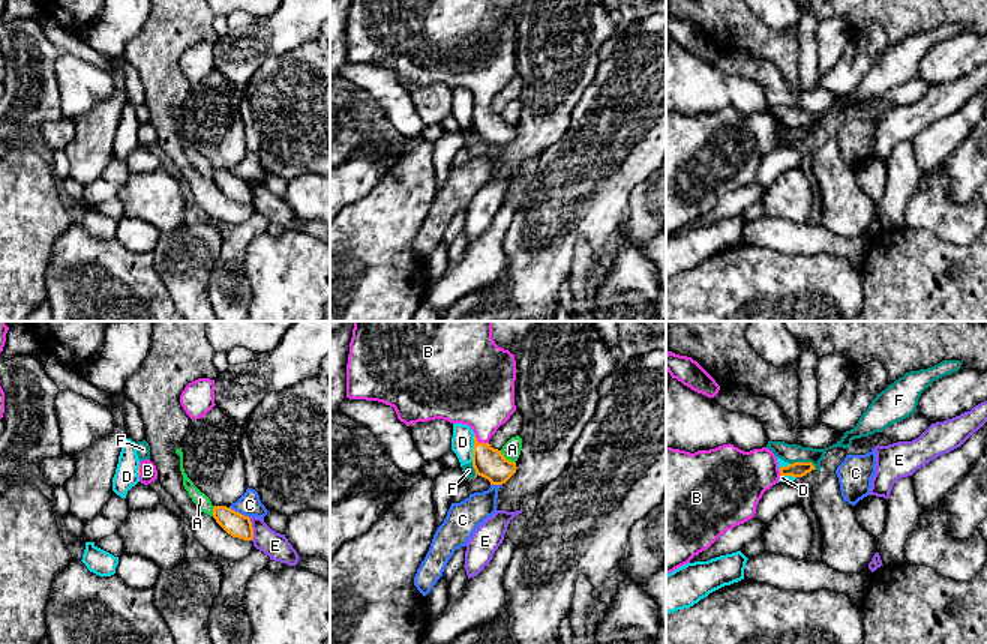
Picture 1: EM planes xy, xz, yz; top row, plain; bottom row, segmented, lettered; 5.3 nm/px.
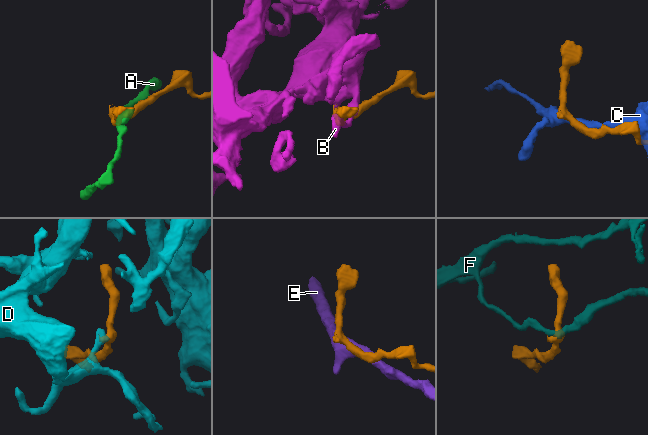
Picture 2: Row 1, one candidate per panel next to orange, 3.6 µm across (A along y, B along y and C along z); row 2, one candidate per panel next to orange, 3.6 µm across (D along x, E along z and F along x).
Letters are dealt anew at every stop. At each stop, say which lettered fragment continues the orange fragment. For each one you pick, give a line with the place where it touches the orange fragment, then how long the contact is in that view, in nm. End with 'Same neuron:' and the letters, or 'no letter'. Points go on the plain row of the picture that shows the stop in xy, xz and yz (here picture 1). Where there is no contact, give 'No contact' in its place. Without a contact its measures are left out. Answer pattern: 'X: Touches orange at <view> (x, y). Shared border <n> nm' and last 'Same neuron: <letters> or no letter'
B: Touches orange at xz (480, 107). Shared border 90 nm
Same neuron: B

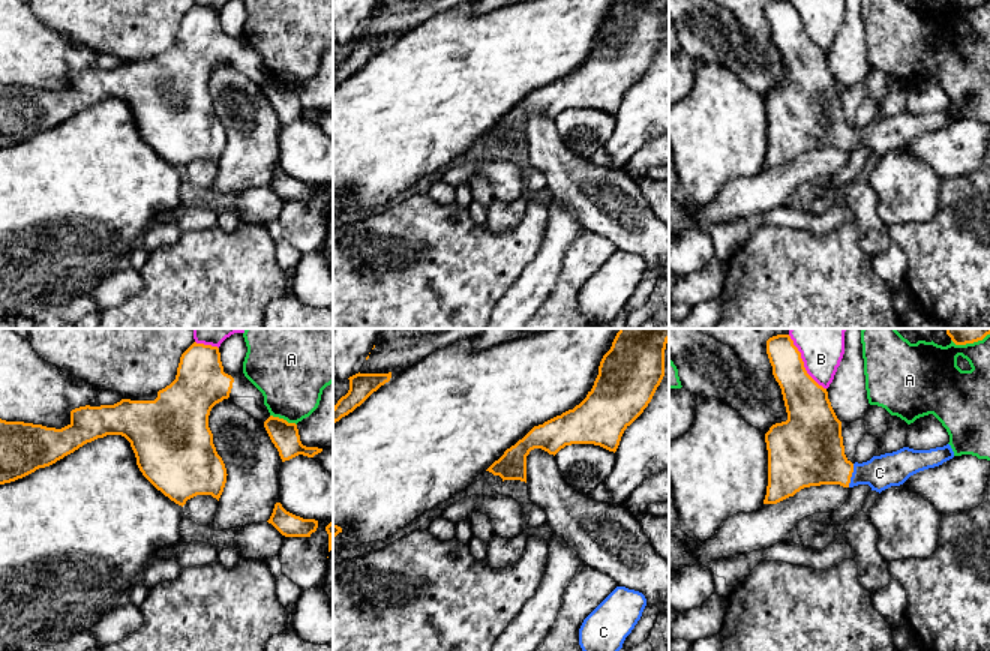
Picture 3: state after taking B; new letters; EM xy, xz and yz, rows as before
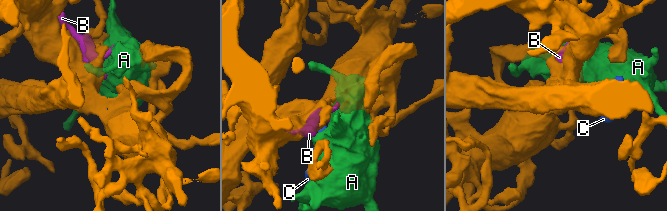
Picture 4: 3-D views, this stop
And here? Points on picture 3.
C: Touches orange at yz (851, 140). Shared border 130 nm
Same neuron: C

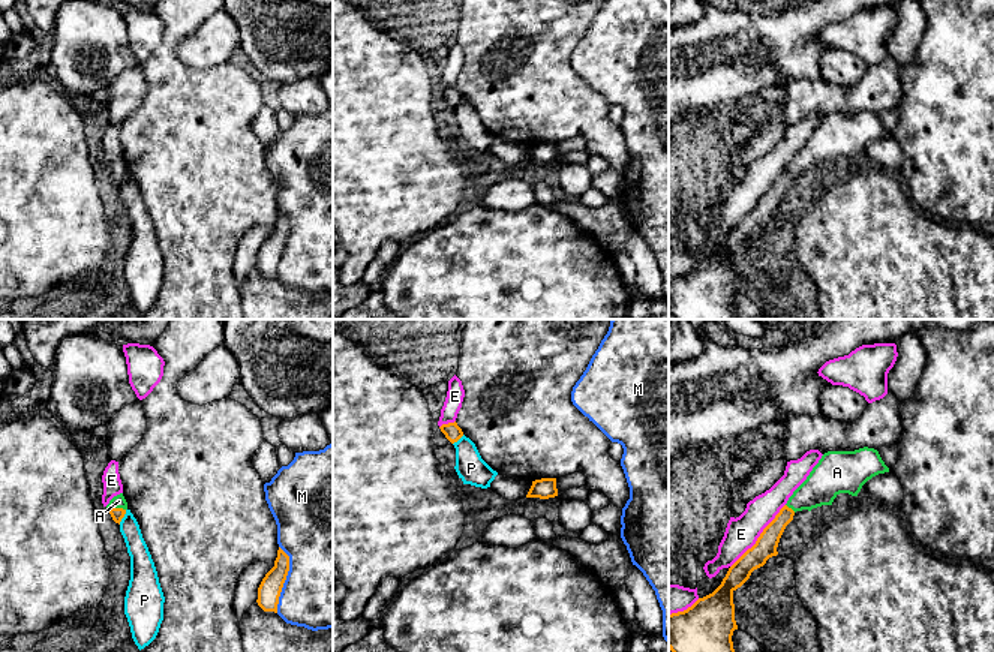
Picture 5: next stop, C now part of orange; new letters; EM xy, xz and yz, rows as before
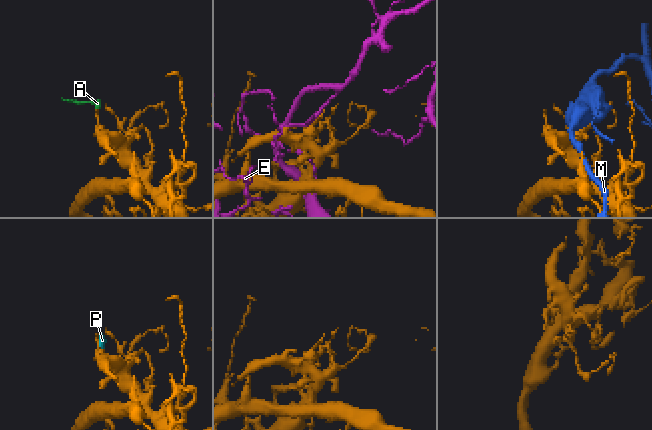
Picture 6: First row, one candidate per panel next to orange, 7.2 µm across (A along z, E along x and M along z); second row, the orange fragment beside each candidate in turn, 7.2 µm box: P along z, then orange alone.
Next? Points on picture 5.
A: Touches orange at xy (116, 173). Shared border 110 nm
Same neuron: A

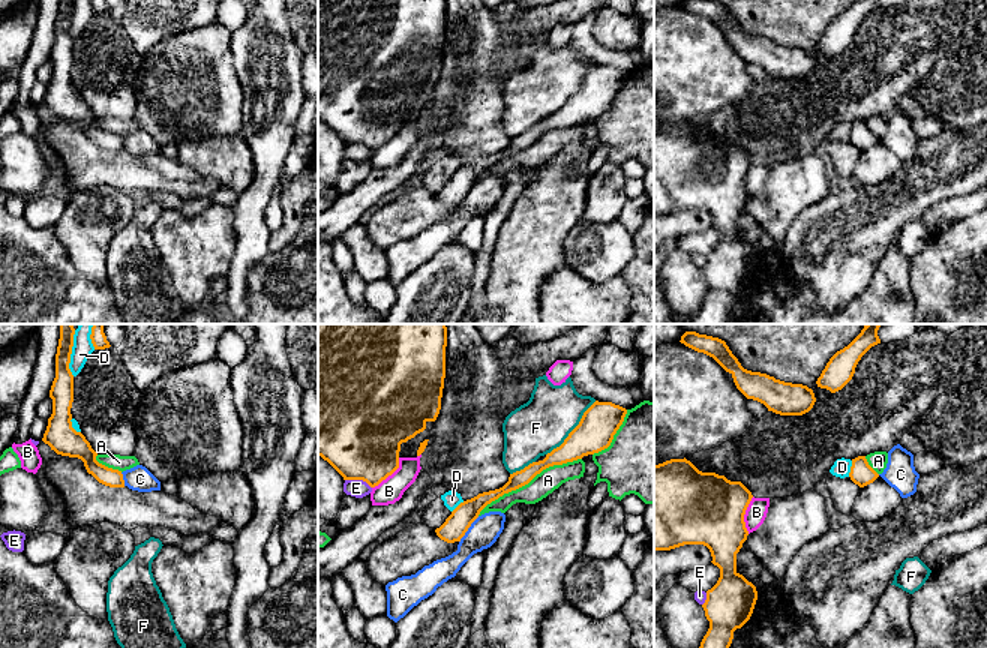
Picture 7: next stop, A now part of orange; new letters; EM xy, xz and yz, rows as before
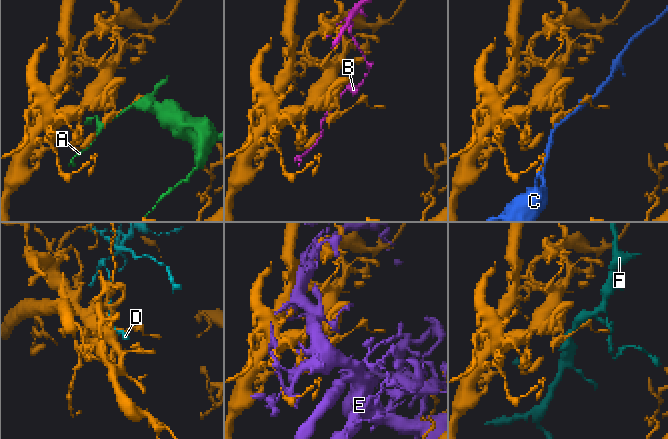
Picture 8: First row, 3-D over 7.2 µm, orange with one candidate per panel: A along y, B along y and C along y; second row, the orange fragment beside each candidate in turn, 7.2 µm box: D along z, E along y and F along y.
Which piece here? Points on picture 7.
Same neuron: no letter

